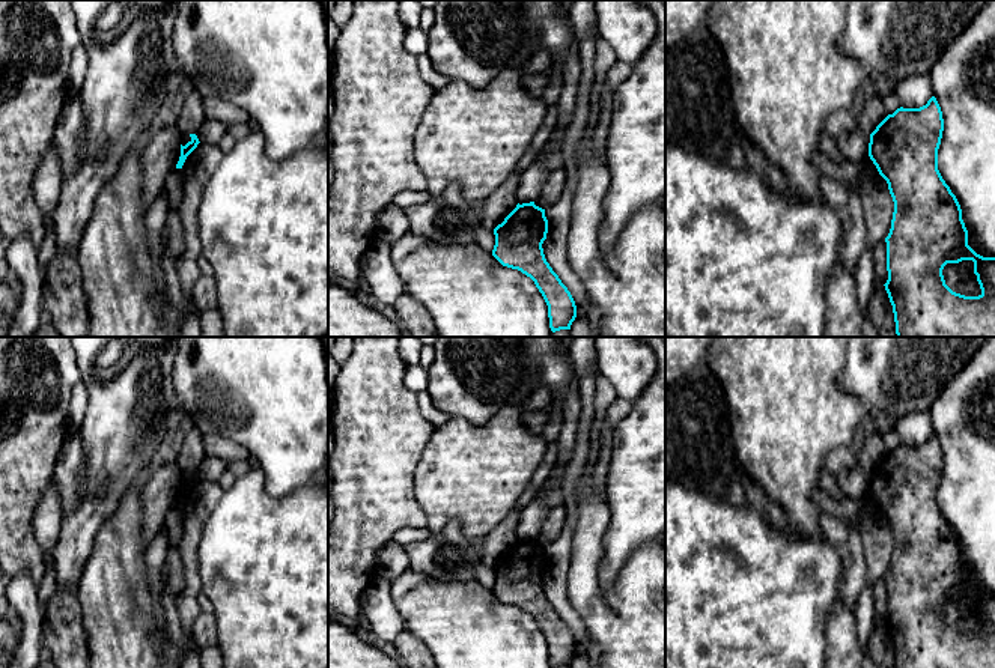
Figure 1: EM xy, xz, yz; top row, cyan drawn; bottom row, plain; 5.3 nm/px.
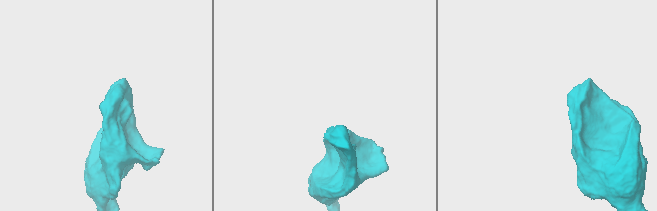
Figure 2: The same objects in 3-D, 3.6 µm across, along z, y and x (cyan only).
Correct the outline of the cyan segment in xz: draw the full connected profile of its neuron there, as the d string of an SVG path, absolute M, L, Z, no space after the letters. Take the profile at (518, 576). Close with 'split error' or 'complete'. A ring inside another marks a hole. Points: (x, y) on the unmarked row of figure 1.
M534 539L516 545L494 566L492 593L503 602L530 614L548 642L551 668L571 666L577 654L575 638L545 596L542 581L546 576L545 546Z; complete

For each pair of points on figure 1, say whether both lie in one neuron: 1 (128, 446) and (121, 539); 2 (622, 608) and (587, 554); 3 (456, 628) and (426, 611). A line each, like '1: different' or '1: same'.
1: different
2: same
3: same

